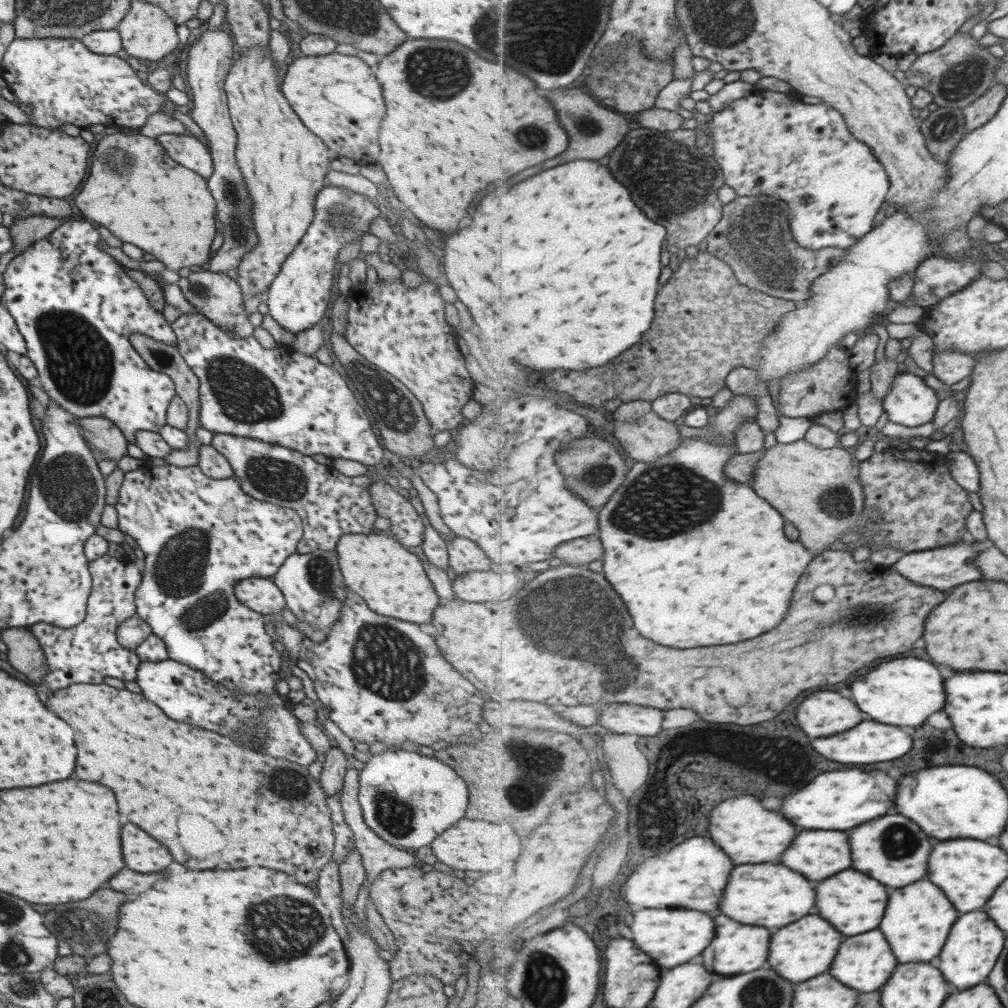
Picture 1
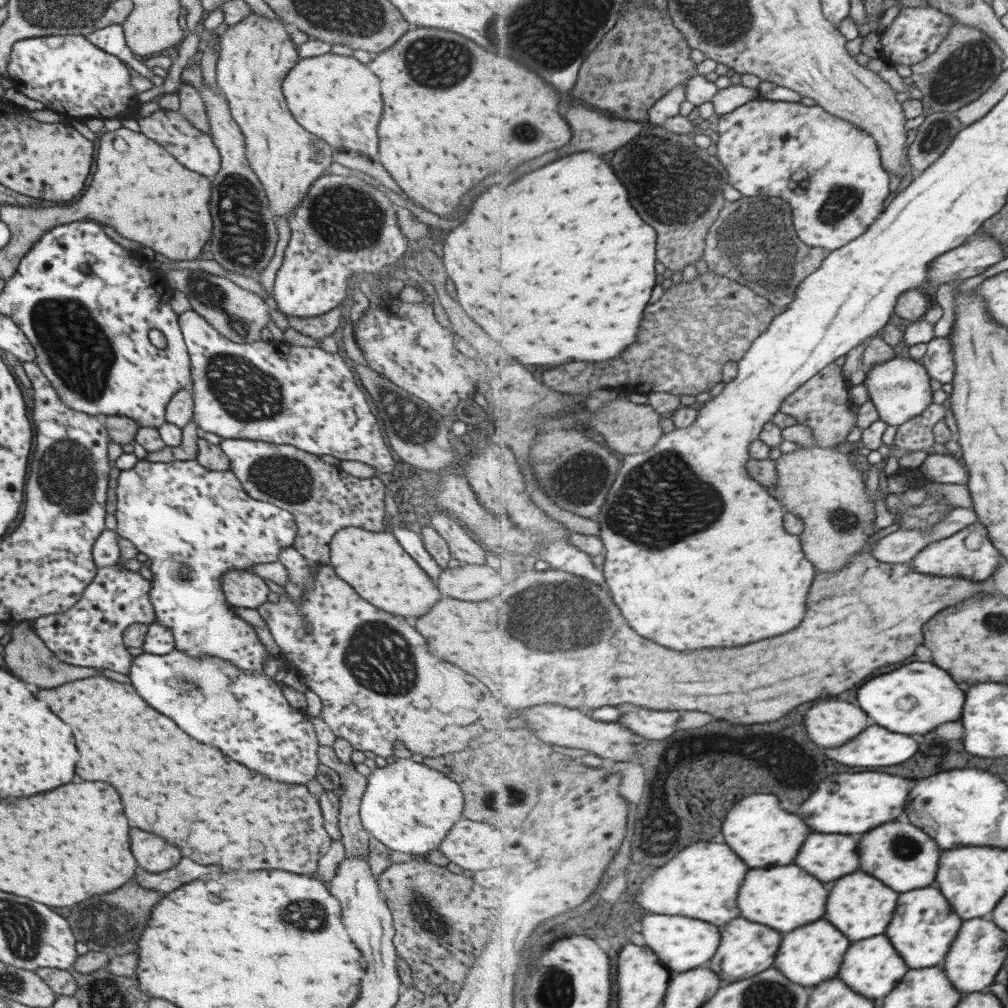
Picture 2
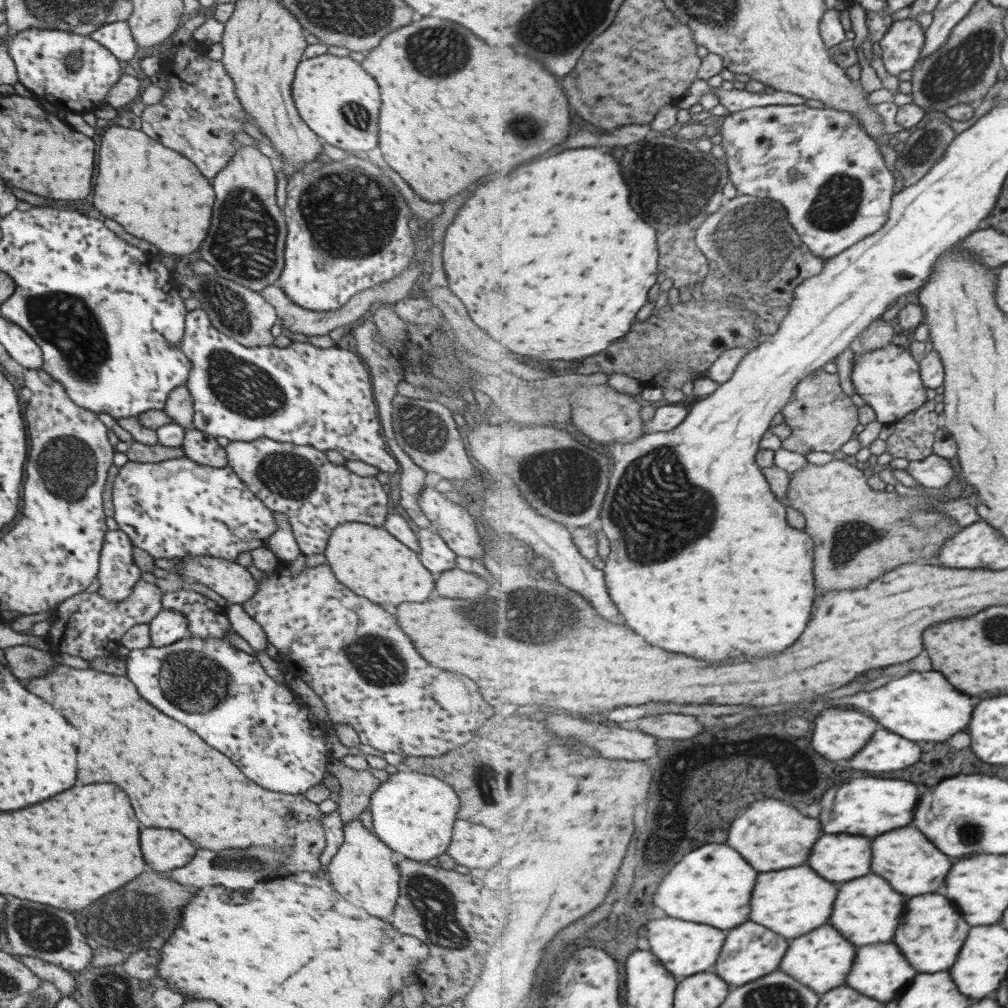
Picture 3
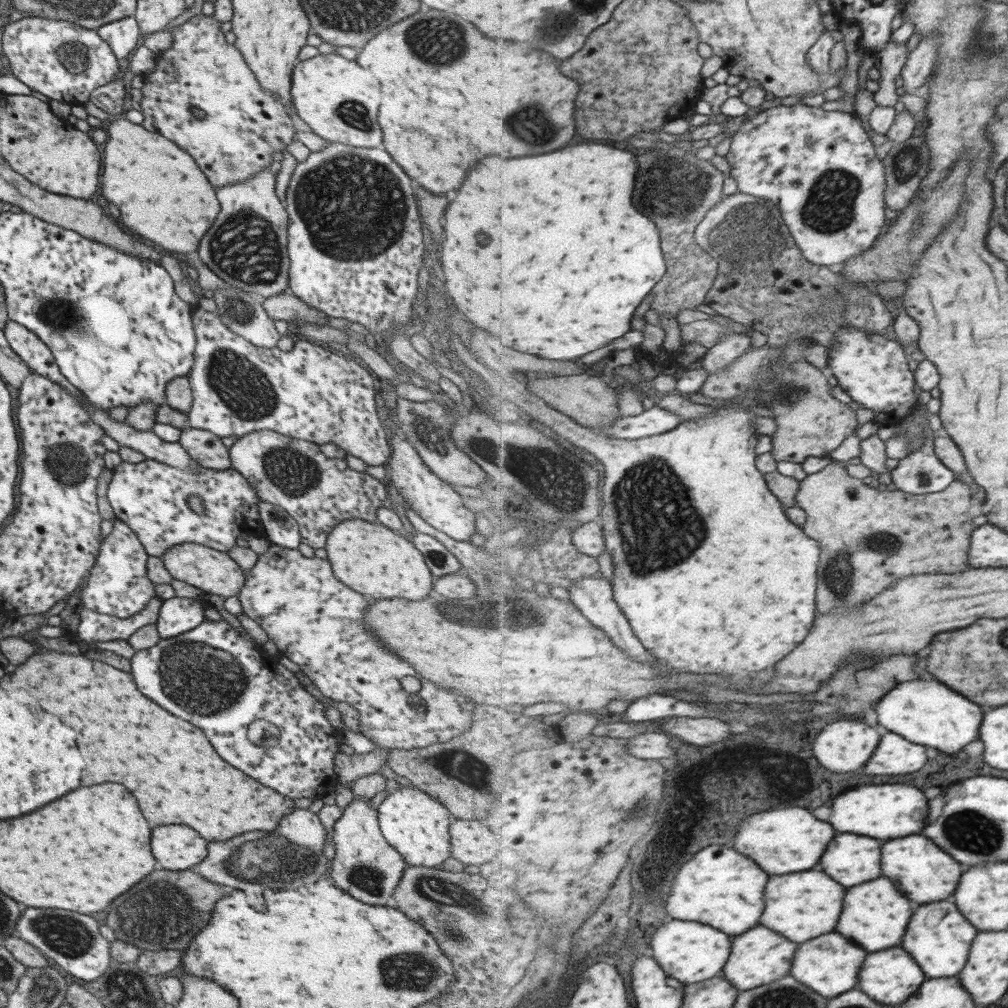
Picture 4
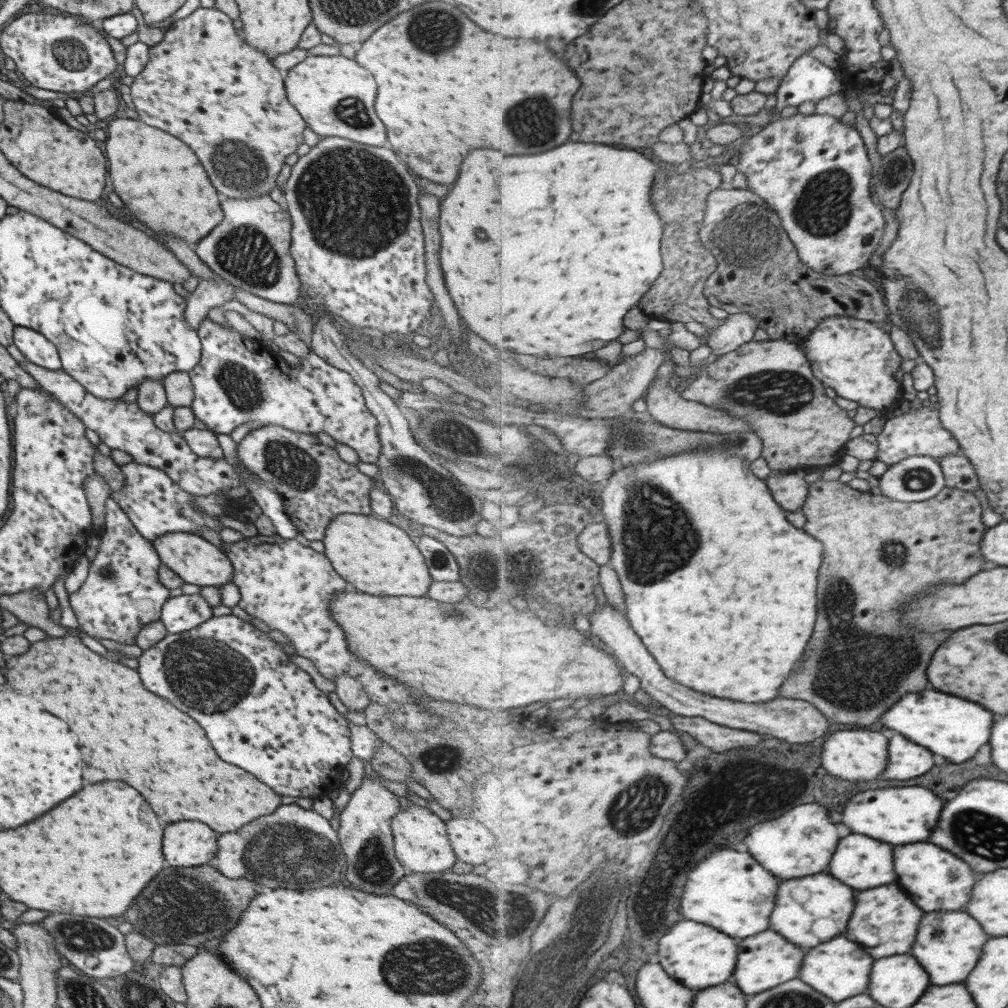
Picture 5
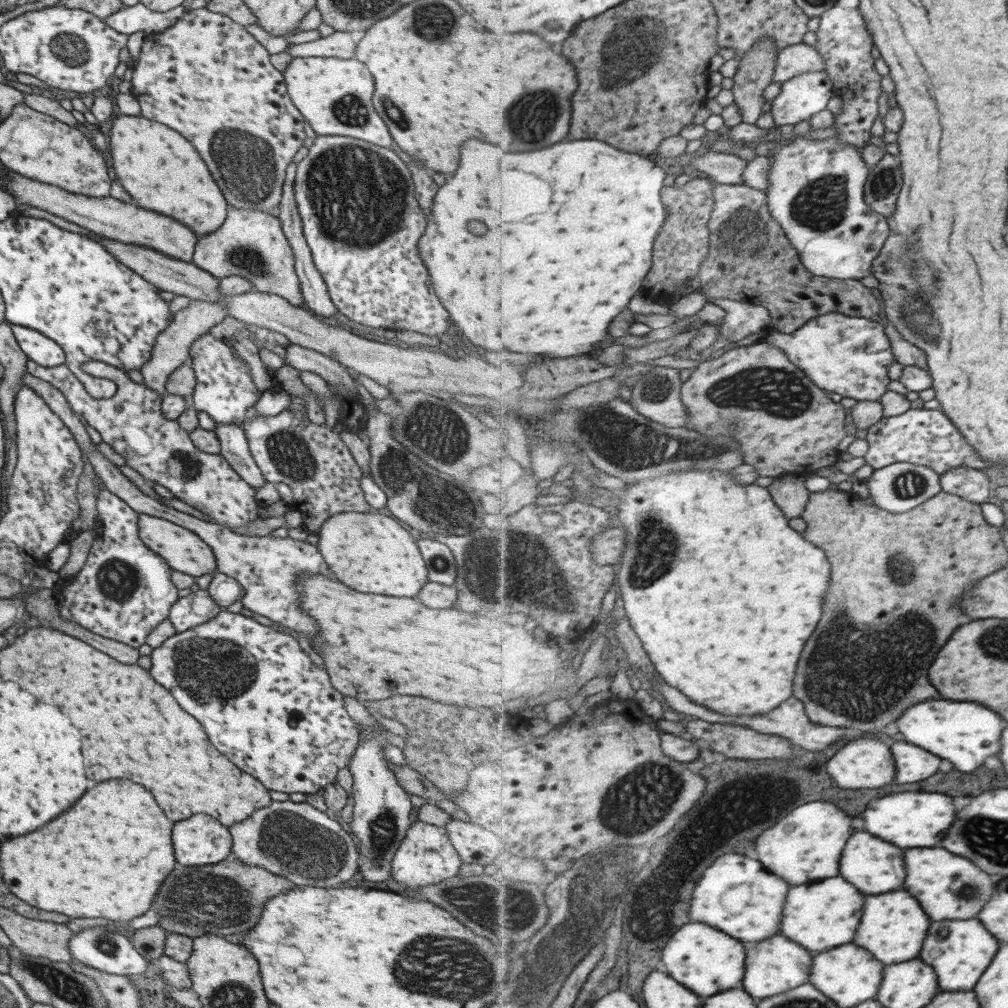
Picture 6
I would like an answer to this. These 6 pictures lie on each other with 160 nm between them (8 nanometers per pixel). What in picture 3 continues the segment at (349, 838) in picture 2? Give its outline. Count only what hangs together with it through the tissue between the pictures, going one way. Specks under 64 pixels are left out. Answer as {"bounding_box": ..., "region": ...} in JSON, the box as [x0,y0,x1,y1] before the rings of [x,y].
{"bounding_box":[326,757,379,822],"region":[[[332,757],[328,759],[326,770],[339,781],[336,810],[342,822],[358,819],[359,814],[368,806],[370,794],[376,789],[379,780],[368,770],[353,770]]]}

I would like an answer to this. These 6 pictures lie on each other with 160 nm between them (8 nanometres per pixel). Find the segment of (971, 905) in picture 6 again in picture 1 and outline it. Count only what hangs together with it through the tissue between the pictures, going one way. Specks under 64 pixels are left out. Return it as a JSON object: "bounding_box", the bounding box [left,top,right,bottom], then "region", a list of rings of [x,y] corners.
{"bounding_box":[851,814,933,888],"region":[[[895,814],[877,818],[873,822],[867,822],[865,826],[859,826],[851,834],[853,842],[853,866],[865,874],[871,874],[871,878],[877,878],[881,884],[903,888],[909,886],[929,872],[929,856],[933,850],[931,838],[909,818]]]}

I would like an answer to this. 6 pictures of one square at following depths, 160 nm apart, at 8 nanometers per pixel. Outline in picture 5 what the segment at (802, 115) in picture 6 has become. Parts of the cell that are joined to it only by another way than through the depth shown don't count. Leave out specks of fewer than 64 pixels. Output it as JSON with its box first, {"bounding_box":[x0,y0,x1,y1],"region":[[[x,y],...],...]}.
{"bounding_box":[775,54,845,113],"region":[[[805,54],[793,64],[781,81],[780,88],[775,93],[775,110],[778,113],[805,102],[819,103],[841,91],[845,91],[845,83],[837,77],[835,70],[821,63],[817,57]]]}

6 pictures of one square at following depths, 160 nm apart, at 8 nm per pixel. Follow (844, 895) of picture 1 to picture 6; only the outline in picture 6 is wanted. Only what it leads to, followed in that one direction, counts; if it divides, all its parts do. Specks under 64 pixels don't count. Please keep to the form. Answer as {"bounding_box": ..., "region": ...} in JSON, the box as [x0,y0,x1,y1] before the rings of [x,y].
{"bounding_box":[855,892,931,964],"region":[[[889,892],[879,896],[867,896],[861,930],[857,932],[855,944],[875,952],[877,958],[881,958],[881,962],[885,964],[907,962],[907,960],[919,958],[929,928],[931,928],[929,916],[921,908],[919,900],[913,898],[909,892]]]}

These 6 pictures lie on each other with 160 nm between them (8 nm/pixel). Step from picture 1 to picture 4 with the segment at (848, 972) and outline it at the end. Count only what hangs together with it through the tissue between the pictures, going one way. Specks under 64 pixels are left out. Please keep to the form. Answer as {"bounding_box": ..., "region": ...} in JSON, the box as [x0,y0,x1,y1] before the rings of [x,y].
{"bounding_box":[859,948,927,1006],"region":[[[893,948],[893,950],[869,954],[869,958],[865,960],[865,970],[861,970],[859,988],[865,990],[865,994],[869,994],[877,1002],[883,1002],[889,1006],[899,1006],[899,1004],[907,1002],[921,988],[921,984],[925,980],[927,980],[927,976],[923,974],[921,966],[909,956],[909,952],[903,948]]]}

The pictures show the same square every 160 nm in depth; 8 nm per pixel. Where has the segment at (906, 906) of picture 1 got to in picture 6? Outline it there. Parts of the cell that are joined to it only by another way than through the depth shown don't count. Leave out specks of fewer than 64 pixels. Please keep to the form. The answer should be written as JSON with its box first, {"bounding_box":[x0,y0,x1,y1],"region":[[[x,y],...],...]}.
{"bounding_box":[921,918,999,992],"region":[[[977,918],[945,920],[945,922],[933,922],[921,958],[937,970],[941,978],[941,990],[955,992],[955,990],[973,990],[983,972],[991,966],[997,952],[999,952],[999,940],[993,934],[989,934],[989,930],[983,926],[981,920]]]}

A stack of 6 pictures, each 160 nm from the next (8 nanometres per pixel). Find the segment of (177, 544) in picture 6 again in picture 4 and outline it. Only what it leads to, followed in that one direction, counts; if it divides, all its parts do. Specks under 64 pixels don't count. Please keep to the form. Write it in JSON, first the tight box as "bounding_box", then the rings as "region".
{"bounding_box":[161,544,245,597],"region":[[[181,544],[169,547],[161,556],[165,571],[175,580],[186,582],[204,593],[220,597],[236,596],[245,577],[241,568],[227,555],[227,552],[197,544]]]}

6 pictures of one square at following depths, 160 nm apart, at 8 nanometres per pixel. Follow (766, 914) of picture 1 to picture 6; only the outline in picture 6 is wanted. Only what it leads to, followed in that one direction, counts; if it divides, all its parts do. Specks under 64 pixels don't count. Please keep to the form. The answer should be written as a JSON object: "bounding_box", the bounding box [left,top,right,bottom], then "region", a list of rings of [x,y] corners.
{"bounding_box":[783,876,865,952],"region":[[[841,876],[827,878],[817,884],[793,886],[789,892],[789,906],[785,906],[783,934],[813,952],[825,952],[835,946],[853,942],[865,908],[865,896]]]}

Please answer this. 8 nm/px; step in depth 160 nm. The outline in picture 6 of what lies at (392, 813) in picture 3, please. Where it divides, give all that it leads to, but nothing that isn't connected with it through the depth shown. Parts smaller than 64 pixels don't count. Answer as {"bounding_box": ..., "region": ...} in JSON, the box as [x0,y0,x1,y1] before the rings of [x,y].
{"bounding_box":[390,819,461,886],"region":[[[417,819],[412,821],[394,852],[390,862],[390,876],[405,886],[429,886],[453,878],[461,866],[461,860],[447,838],[444,827],[423,823]]]}

